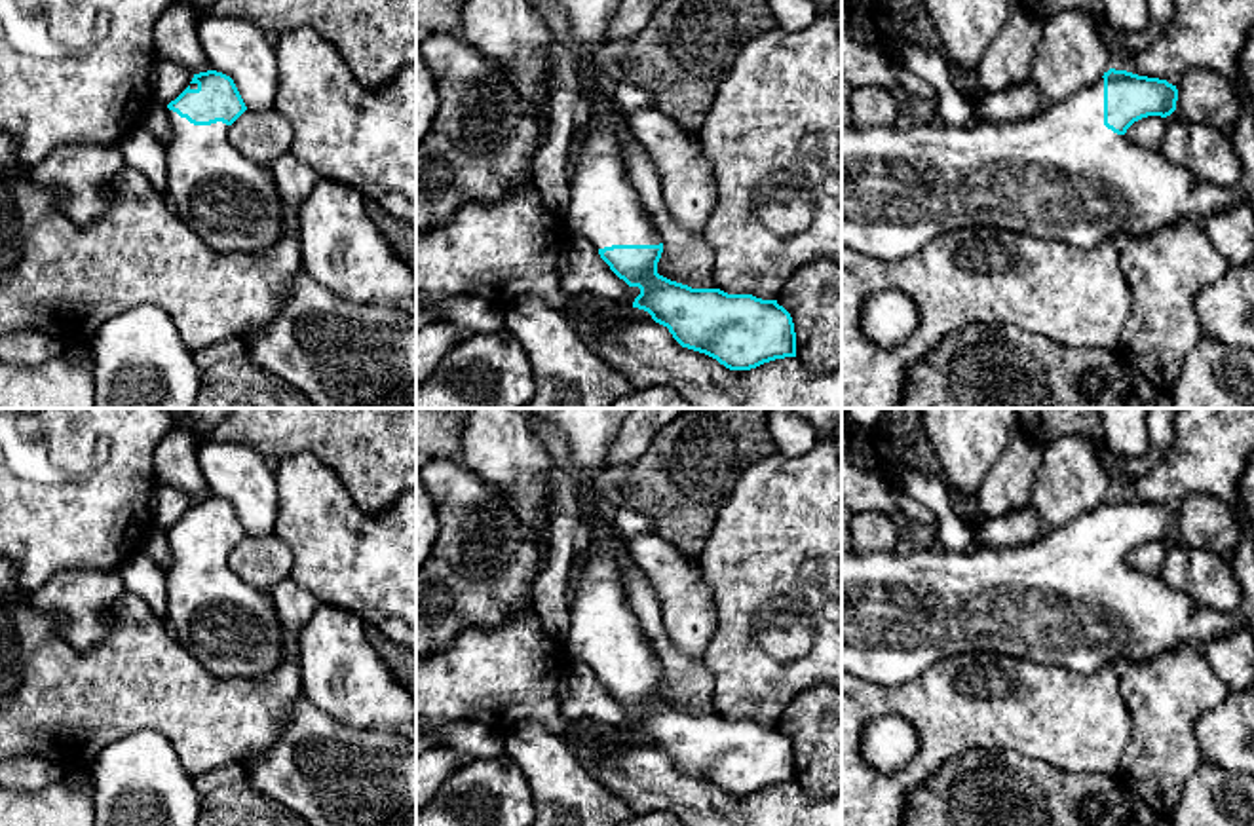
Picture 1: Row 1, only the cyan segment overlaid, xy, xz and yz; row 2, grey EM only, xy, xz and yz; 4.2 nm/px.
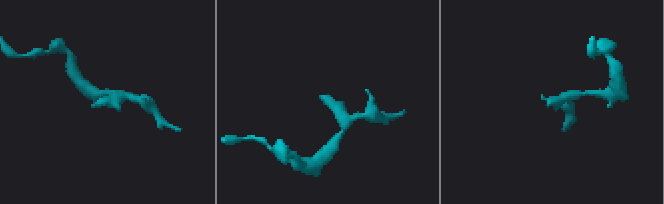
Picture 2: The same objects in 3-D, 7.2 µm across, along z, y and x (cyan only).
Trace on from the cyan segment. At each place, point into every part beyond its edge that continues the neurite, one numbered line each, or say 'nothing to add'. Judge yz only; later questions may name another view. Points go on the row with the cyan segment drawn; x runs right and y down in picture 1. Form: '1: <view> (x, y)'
1: yz (1063, 175)

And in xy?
1: xy (230, 202)

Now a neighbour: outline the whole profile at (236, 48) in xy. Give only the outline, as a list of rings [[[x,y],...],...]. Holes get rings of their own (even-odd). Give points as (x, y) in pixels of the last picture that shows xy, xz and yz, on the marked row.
[[[205,17],[200,21],[198,38],[211,70],[234,80],[247,110],[272,108],[277,63],[262,30],[236,17]]]

